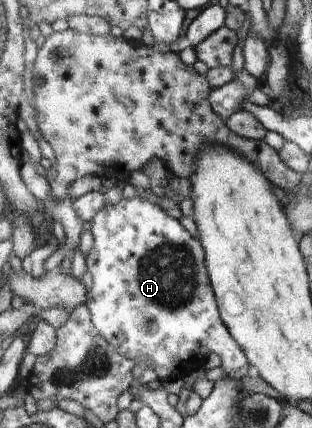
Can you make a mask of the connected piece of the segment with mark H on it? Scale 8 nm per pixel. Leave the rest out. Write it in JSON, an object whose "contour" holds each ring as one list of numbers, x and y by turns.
{"contour":[[137,194,130,200,122,198,117,204,98,211,91,220,90,231,94,246,85,256,85,263,92,274,92,286,88,289,86,305,96,330,116,352,132,360,141,357,151,362,135,366,135,384,183,379,196,368,196,362,208,354,216,354,220,358,229,378,241,379,252,373,246,352,236,342,219,313,214,287,204,266,202,243,192,238,178,220,170,218,157,202,144,200]]}

